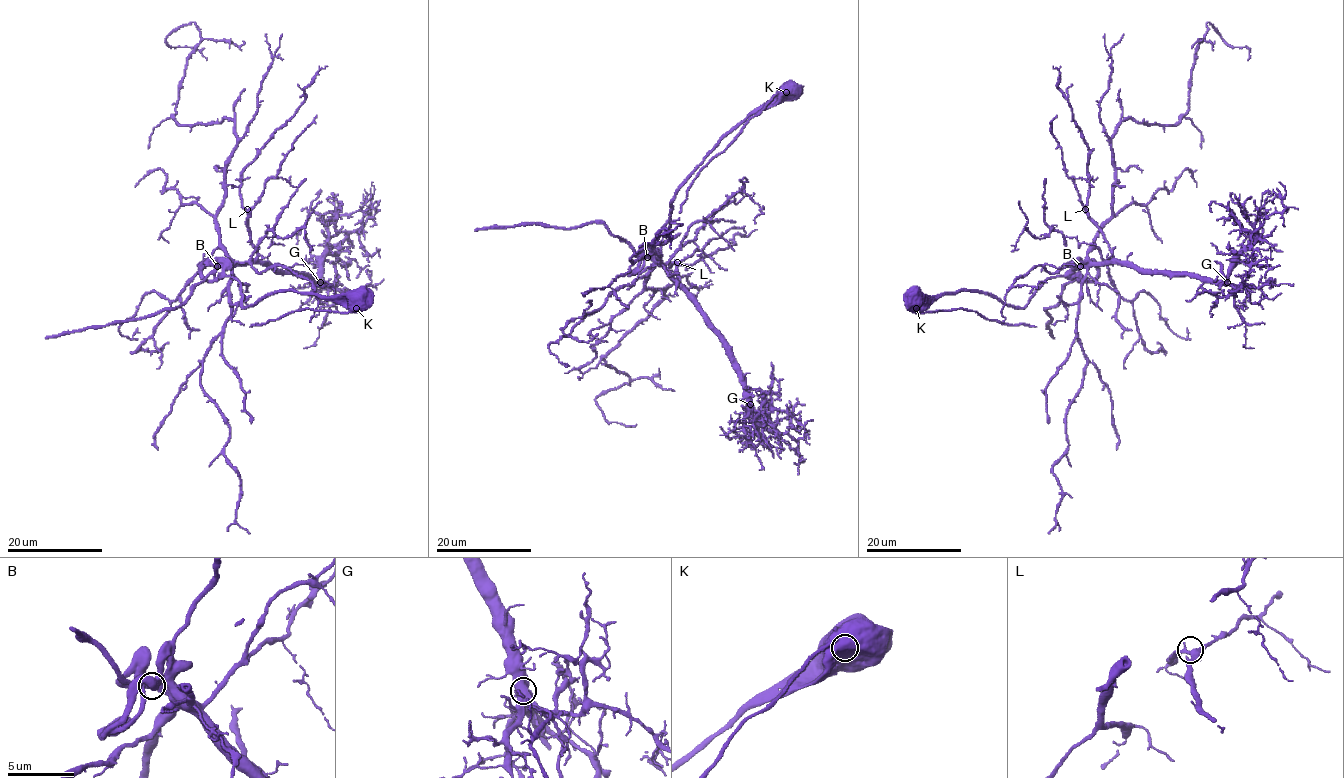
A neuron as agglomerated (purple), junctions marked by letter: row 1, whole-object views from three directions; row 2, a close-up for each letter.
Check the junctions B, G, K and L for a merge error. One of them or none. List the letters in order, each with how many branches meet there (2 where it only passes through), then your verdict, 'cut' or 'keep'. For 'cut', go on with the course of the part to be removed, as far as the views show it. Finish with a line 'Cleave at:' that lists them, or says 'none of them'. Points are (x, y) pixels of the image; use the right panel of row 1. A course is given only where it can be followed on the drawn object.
B: 2 branches meet; keep
G: 2 branches meet; keep
K: 1 branches meet; cut; foreign part runs (915, 309), (915, 312), (957, 309), (978, 312), (1006, 324), (1036, 326)
L: 3 branches meet; keep
Cleave at: K

